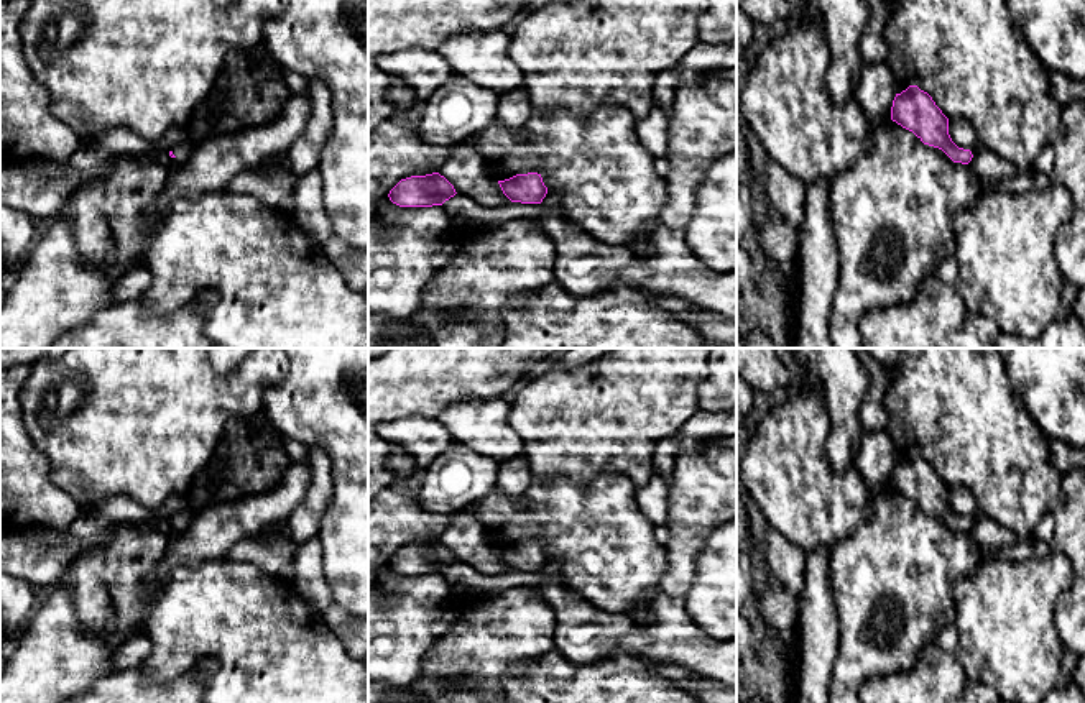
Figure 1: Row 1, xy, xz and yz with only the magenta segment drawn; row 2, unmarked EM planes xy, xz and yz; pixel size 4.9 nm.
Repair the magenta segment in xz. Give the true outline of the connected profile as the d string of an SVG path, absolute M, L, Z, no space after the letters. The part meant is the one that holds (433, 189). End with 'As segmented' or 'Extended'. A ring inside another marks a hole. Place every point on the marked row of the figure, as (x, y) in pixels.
M432 172L401 179L388 197L399 207L432 207L442 205L455 194L454 186L444 176Z. As segmented

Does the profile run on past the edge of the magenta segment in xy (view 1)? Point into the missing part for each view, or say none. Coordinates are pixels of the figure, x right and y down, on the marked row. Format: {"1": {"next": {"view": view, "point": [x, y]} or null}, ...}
{"1": {"next": {"view": "xy", "point": [181, 151]}}}

